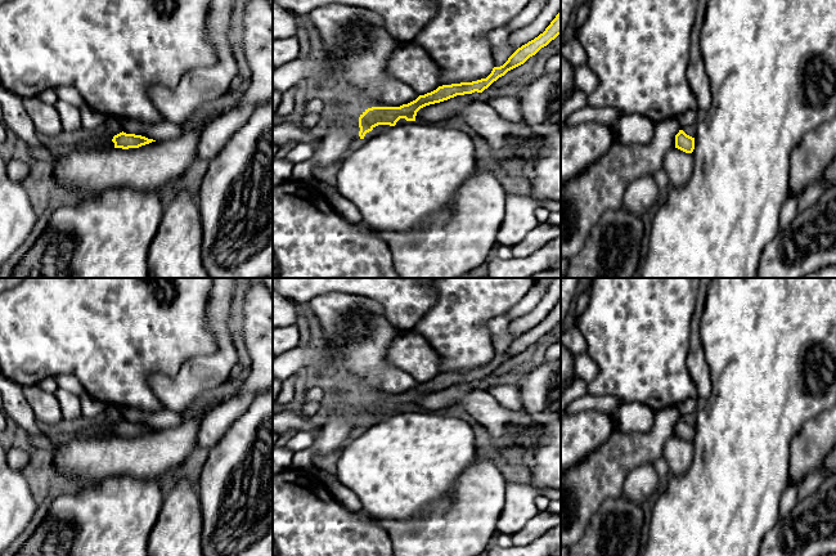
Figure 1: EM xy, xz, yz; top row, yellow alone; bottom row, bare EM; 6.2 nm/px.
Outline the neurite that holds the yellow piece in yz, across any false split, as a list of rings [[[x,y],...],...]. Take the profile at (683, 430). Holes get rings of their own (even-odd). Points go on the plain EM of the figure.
[[[679,418],[675,423],[675,436],[686,441],[692,441],[695,438],[695,426],[687,423],[683,418]]]

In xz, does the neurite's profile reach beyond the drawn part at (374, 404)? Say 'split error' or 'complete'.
complete

